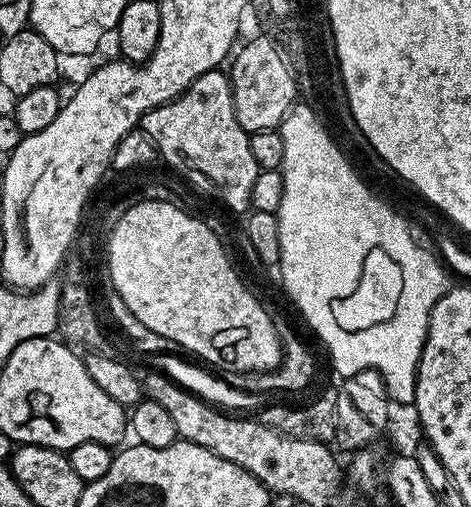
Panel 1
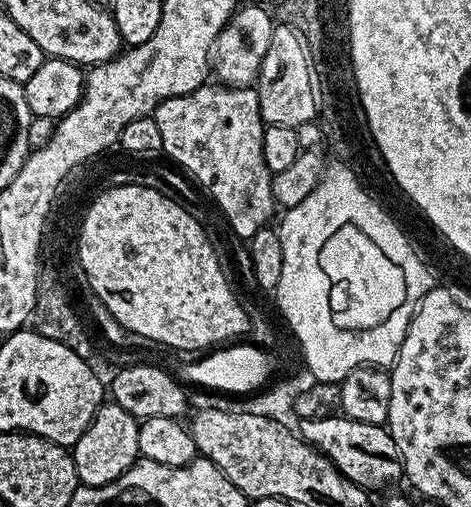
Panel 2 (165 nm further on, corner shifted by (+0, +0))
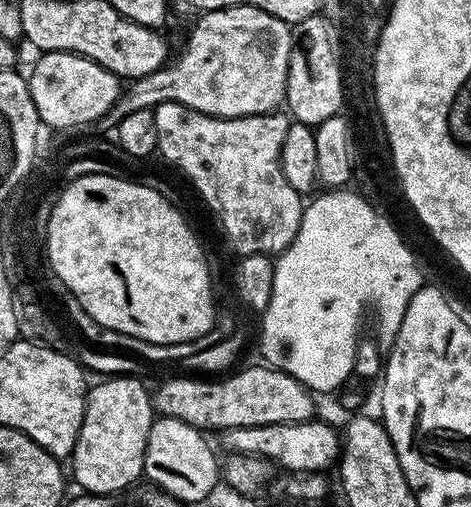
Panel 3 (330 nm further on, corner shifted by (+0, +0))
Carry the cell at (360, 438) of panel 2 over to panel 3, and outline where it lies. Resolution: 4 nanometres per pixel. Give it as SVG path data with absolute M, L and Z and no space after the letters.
M313 418L301 424L275 424L274 426L246 426L245 428L223 429L224 444L229 453L241 452L247 456L260 456L263 460L280 464L292 474L302 472L327 473L328 467L337 463L342 451L342 436L320 418Z

